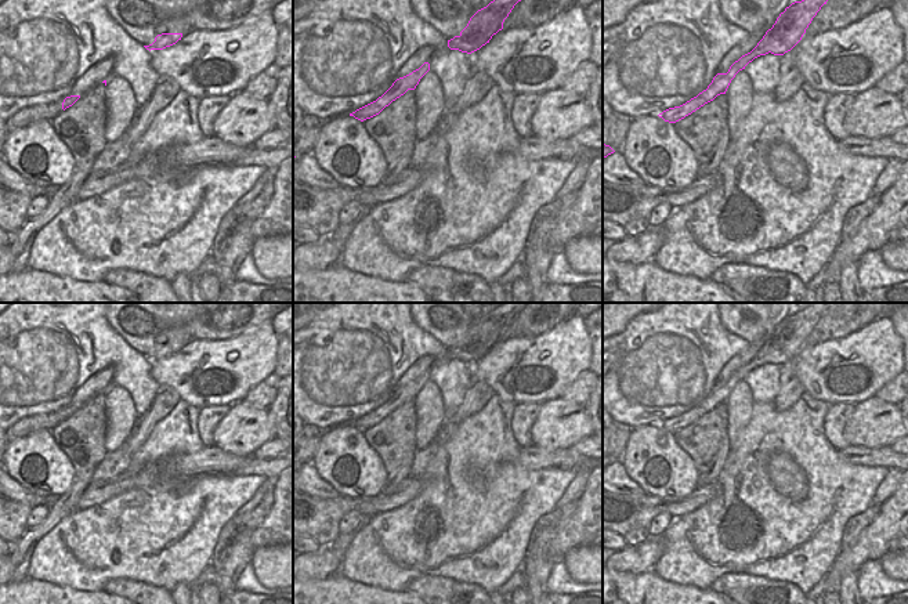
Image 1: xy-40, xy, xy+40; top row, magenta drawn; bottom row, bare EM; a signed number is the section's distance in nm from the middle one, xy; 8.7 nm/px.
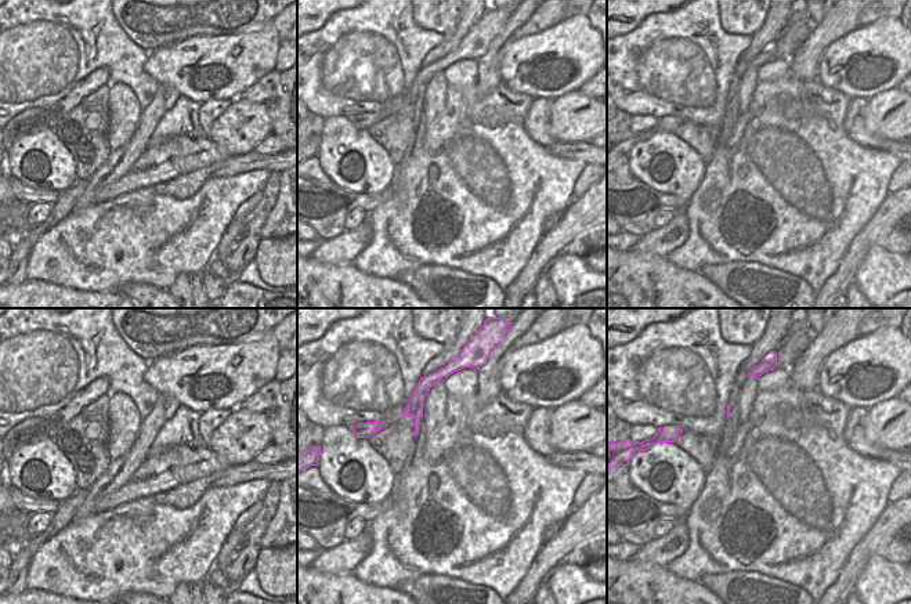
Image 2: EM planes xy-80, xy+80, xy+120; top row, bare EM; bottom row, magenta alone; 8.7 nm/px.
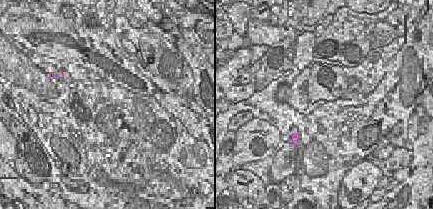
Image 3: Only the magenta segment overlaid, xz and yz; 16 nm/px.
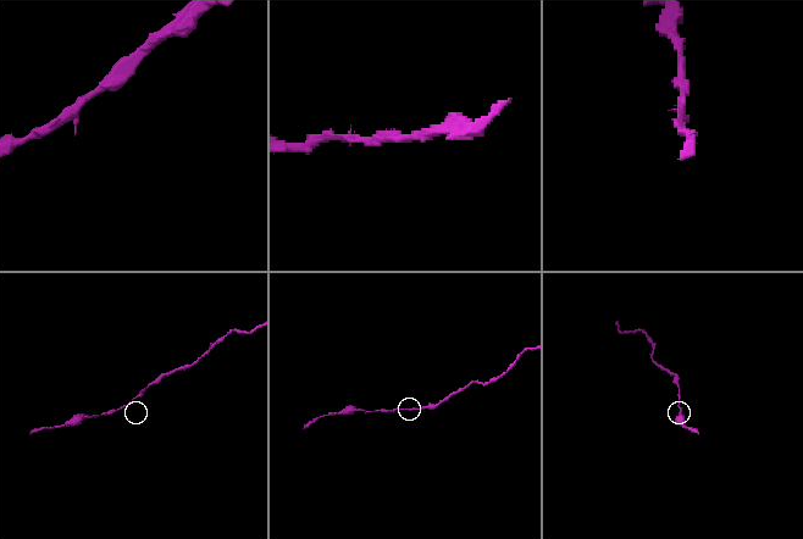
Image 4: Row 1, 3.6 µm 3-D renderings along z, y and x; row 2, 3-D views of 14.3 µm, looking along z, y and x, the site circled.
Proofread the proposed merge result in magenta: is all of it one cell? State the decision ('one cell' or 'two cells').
one cell

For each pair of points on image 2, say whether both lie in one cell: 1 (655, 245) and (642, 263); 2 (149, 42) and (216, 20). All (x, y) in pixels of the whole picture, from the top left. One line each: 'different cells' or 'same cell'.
1: different cells
2: same cell

